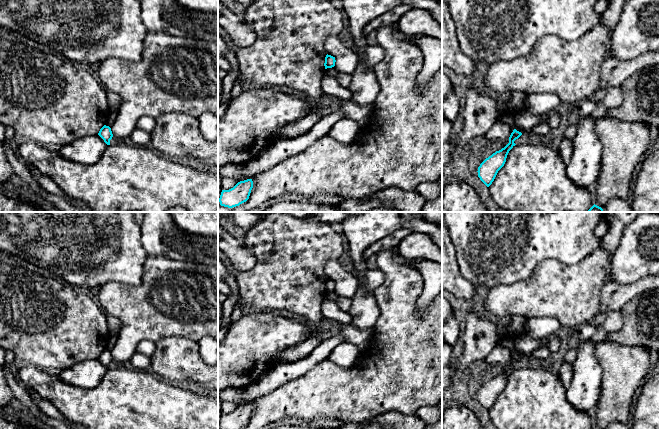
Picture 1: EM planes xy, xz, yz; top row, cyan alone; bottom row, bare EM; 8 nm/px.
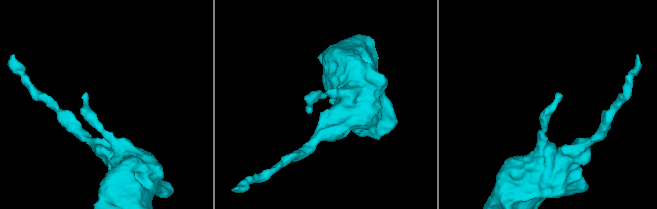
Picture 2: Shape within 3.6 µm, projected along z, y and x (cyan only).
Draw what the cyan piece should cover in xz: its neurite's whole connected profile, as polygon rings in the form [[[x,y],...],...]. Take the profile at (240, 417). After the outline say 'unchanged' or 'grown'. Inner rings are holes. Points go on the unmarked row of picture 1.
[[[252,403],[238,406],[229,414],[222,414],[219,426],[220,429],[240,429],[249,423],[253,412]]] | unchanged

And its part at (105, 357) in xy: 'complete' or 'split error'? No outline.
complete

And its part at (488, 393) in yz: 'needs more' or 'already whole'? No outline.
already whole

